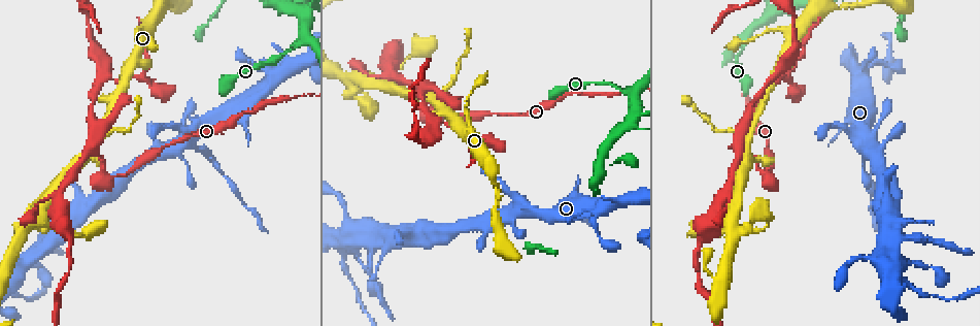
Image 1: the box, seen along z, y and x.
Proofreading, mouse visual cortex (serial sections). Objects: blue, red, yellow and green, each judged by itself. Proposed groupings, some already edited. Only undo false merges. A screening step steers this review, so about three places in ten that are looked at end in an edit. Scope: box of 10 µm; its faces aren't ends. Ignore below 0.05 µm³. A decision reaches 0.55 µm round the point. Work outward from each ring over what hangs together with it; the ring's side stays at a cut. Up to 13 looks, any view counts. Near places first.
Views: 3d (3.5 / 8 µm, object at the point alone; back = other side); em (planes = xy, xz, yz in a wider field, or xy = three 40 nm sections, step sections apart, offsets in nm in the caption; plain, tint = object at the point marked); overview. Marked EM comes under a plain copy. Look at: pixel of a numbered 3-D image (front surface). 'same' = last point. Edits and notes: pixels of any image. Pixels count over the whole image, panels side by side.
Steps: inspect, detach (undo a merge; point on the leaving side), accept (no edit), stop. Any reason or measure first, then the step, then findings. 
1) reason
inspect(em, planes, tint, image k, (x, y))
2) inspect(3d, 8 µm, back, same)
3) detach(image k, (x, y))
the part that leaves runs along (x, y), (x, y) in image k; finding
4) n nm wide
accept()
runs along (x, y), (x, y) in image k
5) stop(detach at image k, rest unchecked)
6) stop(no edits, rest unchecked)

arms part here
inspect(em, planes, tint, image 1, (744, 47))

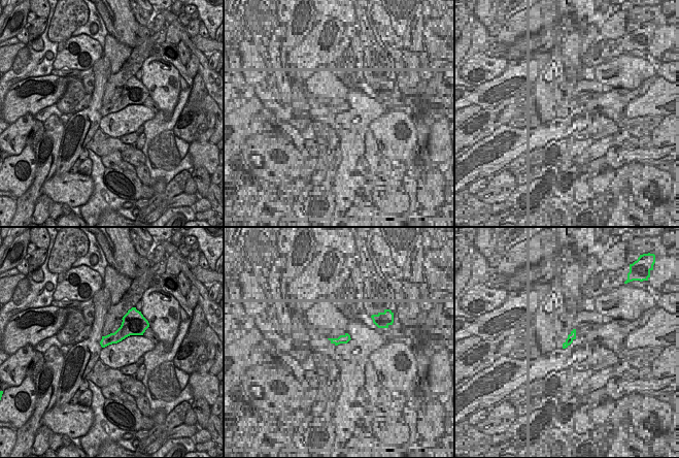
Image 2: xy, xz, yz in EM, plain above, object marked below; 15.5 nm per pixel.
wider look
inspect(3d, 3.5 µm, same)

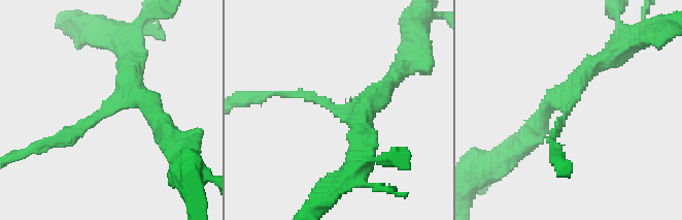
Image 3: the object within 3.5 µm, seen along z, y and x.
accept()
runs along (42, 146), (112, 104), (128, 63) in image 3; all the same cell

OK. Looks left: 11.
abrupt turn
inspect(3d, 3.5 µm, back, image 1, (866, 138))

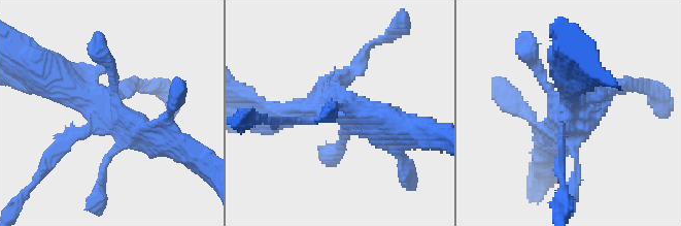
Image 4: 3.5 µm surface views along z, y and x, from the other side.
shape alone is not enough
inspect(em, planes, tint, image 4, (571, 110))

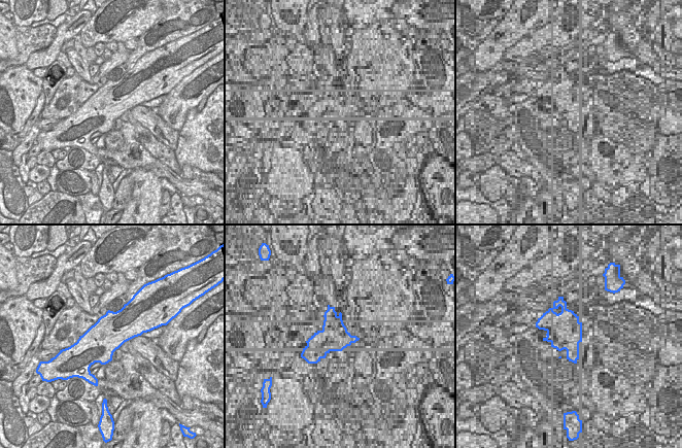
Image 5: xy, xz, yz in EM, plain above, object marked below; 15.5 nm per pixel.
550 nm wide
detach(image 4, (59, 154))
the part that leaves runs along (83, 132), (52, 154), (21, 198) in image 4; a second cell is stuck on

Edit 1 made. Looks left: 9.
see it whole again
inspect(overview)

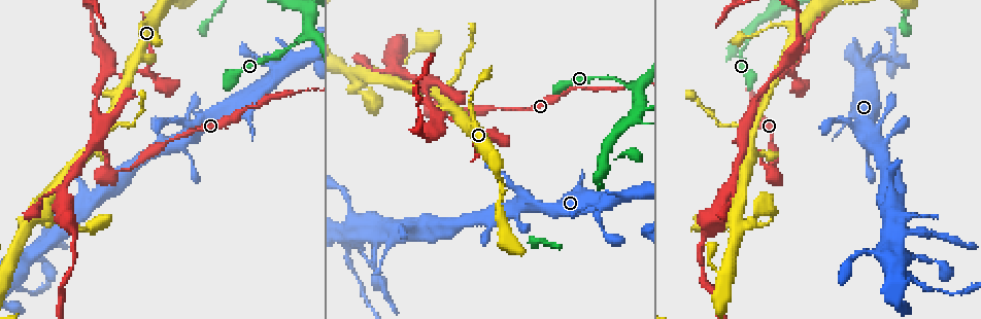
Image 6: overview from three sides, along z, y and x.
inspect(3d, 3.5 µm, back, image 6, (771, 172))

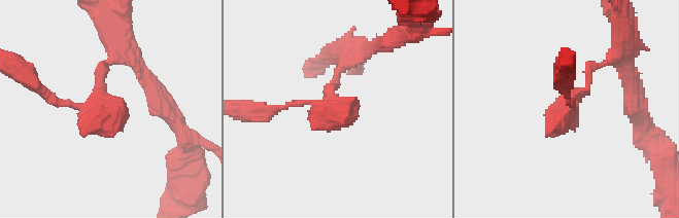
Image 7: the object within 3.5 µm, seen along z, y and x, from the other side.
now the EM
inspect(em, planes, tint, image 7, (92, 108))

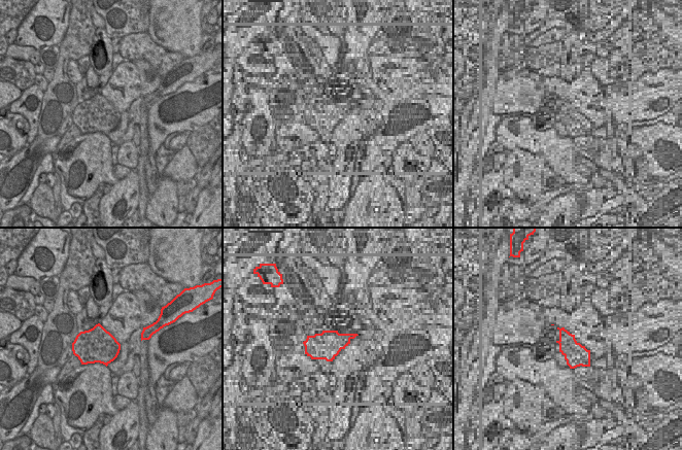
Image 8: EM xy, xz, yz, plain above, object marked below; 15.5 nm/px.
inspect(em, xy, step 2, tint, same)

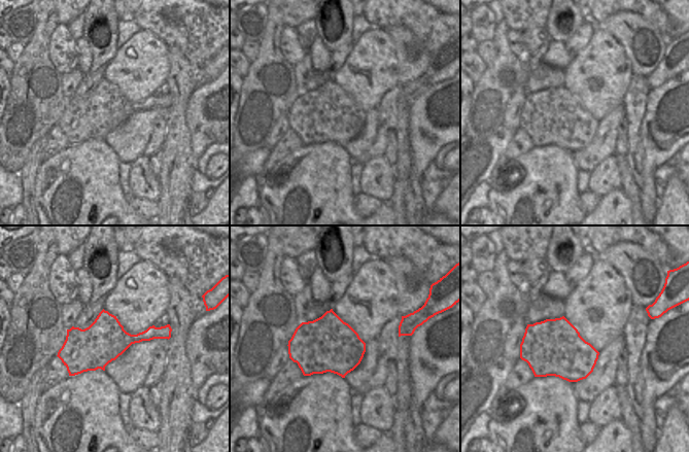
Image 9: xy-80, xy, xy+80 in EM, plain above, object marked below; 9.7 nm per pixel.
detach(image 7, (103, 120))
two cells meet here

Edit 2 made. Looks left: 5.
see it whole again
inspect(overview)

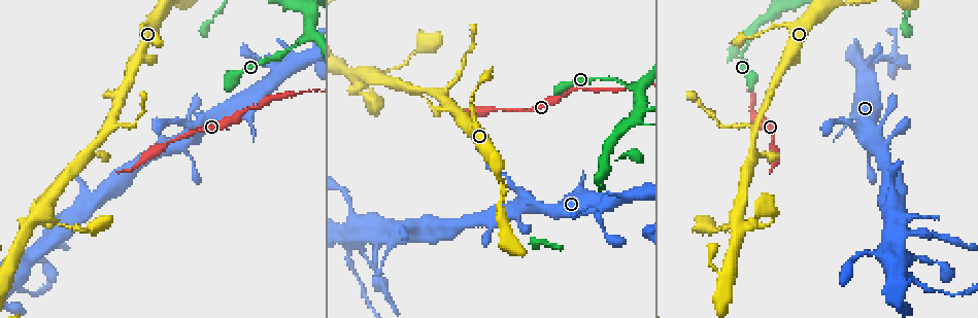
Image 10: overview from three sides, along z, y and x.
calibre changes
inspect(3d, 3.5 µm, image 10, (900, 217))

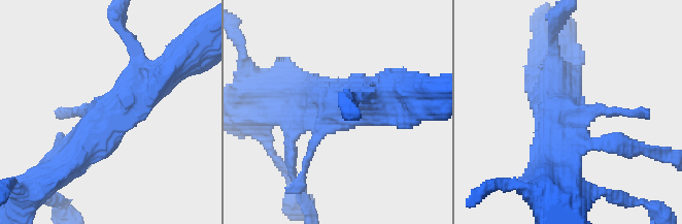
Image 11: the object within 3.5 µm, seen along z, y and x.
inspect(em, planes, tint, image 11, (570, 114))

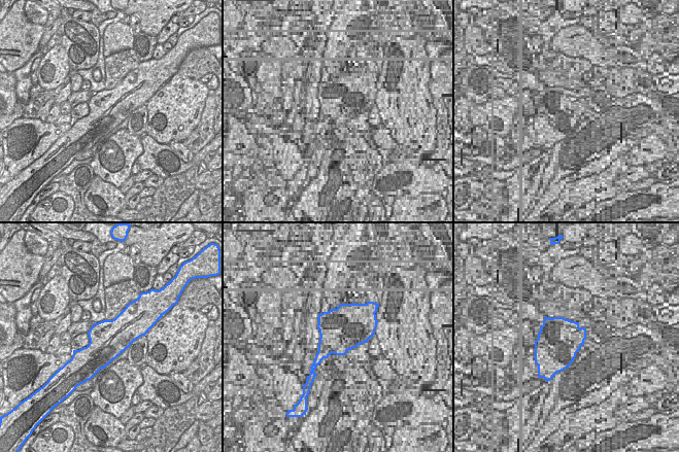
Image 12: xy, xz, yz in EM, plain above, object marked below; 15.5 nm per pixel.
600 nm wide
accept()
runs along (384, 101), (340, 101), (302, 172) in image 11; one cell here

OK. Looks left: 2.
sharp bend
inspect(3d, 3.5 µm, image 10, (907, 280))

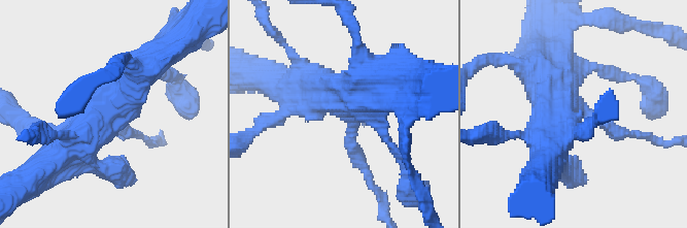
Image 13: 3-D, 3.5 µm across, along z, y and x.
3 arms; arms of 200, 600, 600 nm
inspect(em, xy, step 2, tint, image 13, (347, 117))

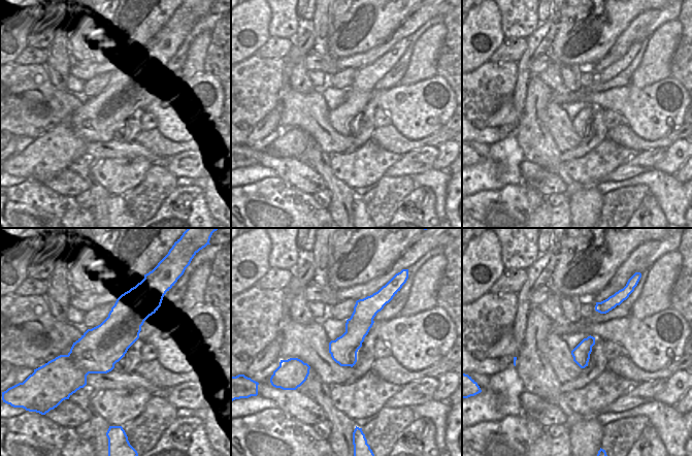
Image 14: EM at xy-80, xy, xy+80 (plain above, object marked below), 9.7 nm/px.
260 nm wide
accept()
runs along (379, 300), (343, 349), (342, 363) in image 14; one cell here

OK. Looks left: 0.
stop(detach at image 4, detach at image 7, rest unchecked)

